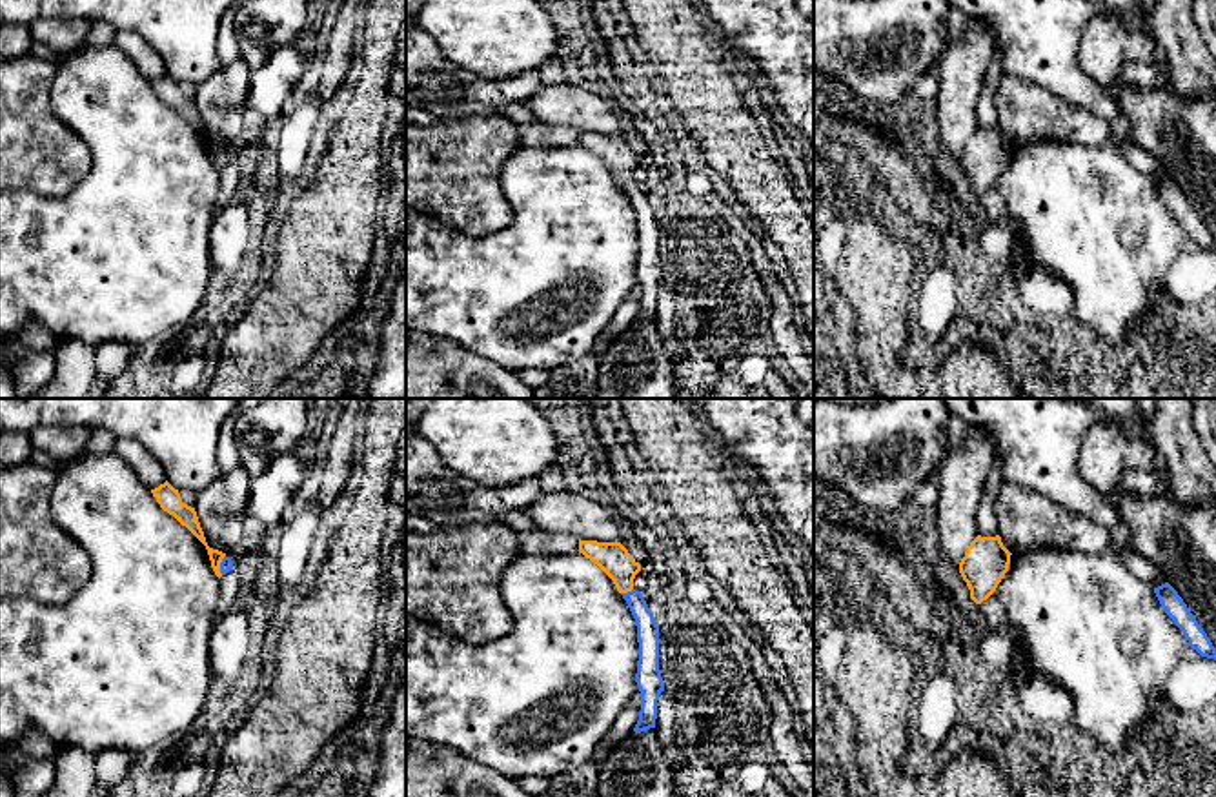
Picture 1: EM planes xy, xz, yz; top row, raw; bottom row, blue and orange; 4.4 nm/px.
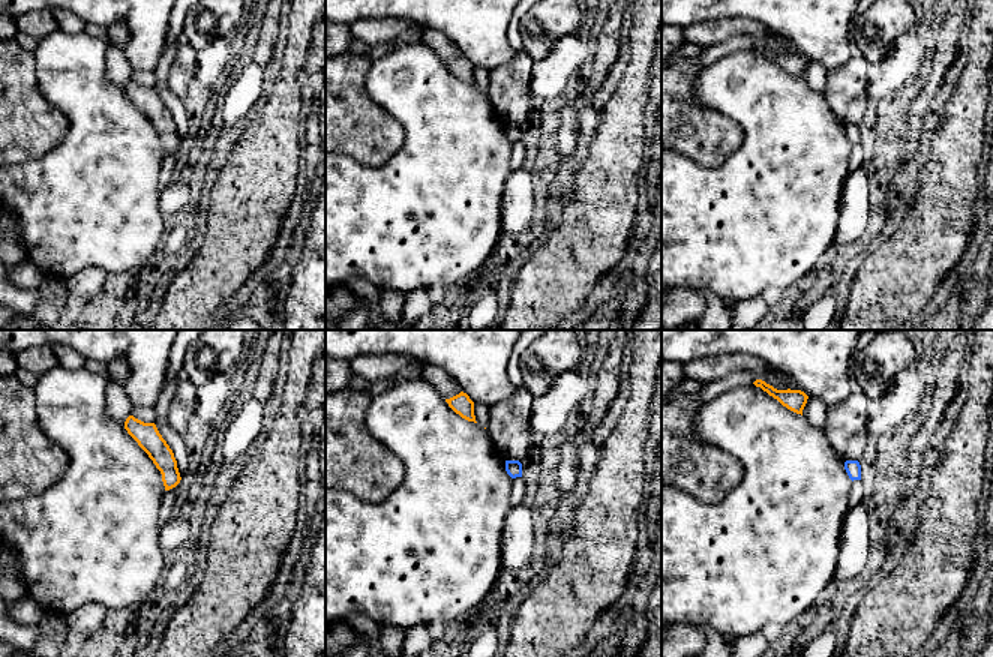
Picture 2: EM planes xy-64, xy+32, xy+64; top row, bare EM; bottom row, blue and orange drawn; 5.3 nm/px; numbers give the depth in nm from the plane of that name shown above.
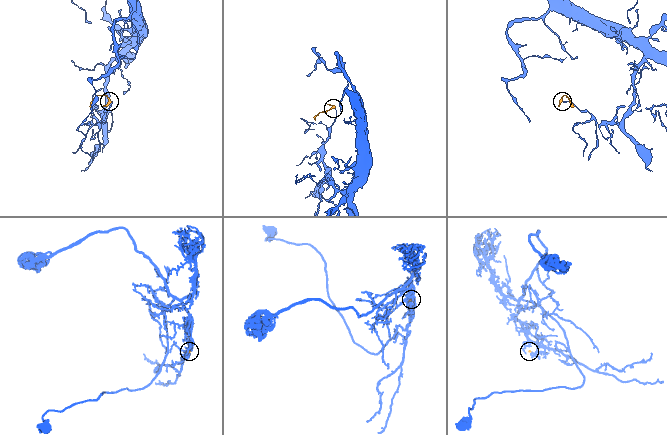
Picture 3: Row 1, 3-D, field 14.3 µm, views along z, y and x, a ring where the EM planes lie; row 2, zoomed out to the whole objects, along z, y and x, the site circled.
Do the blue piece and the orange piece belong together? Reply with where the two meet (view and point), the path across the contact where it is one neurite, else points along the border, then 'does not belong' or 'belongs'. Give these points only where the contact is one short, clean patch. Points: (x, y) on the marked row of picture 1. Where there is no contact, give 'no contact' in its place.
contact xz (628, 592); way xz (648, 639), (645, 619), (628, 592), (623, 570), (612, 557); belongs

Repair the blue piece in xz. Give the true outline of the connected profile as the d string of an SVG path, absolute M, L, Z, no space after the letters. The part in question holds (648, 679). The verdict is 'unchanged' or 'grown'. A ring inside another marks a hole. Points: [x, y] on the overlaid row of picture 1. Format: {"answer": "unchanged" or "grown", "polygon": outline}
{"answer": "grown", "polygon": "M581 540L579 553L595 562L615 584L626 600L637 626L639 661L635 682L641 691L639 721L635 733L655 728L657 701L664 690L659 670L659 626L641 591L633 588L633 579L641 564L628 553L621 542Z"}

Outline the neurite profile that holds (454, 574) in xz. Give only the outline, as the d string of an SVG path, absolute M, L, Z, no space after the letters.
M406 515L406 615L471 644L506 635L512 617L501 599L501 577L519 555L521 533L502 522L455 526Z

